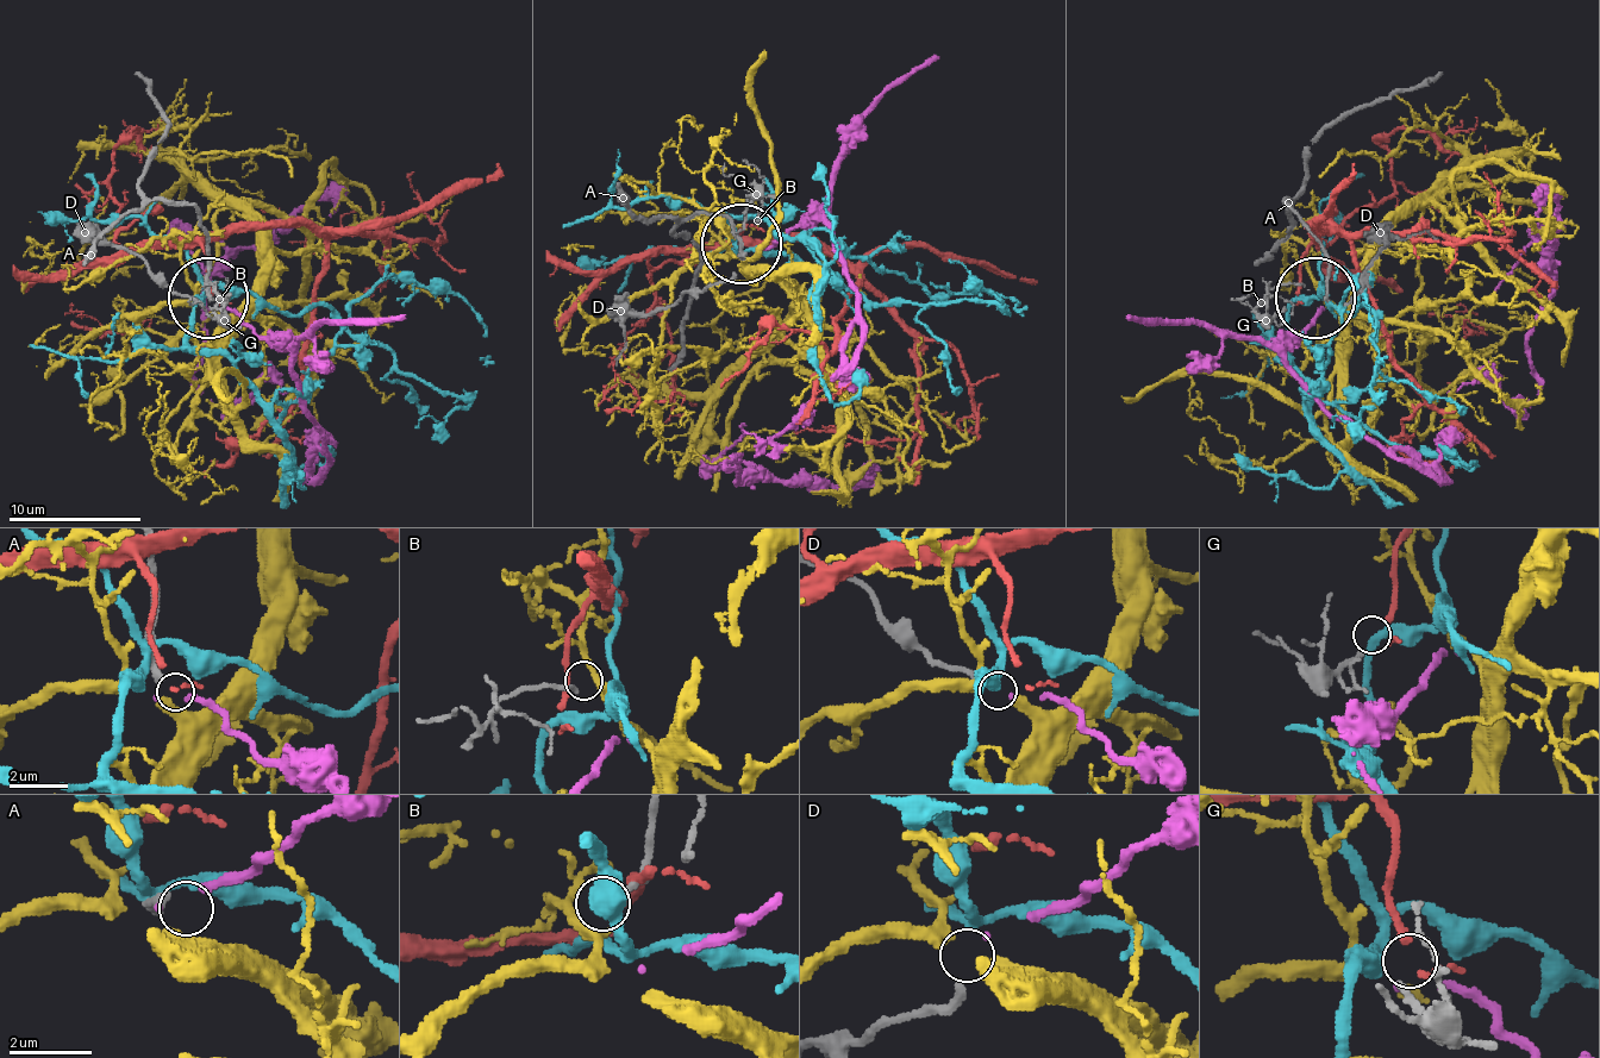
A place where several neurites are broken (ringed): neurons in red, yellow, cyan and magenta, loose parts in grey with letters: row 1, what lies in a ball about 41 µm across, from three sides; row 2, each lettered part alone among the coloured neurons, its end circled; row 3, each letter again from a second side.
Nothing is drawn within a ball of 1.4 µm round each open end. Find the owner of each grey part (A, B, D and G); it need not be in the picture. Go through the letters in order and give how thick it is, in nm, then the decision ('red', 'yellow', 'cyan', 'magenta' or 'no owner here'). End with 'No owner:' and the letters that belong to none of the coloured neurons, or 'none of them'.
A: calibre 240 nm; no owner here
B: calibre 150 nm; yellow
D: calibre 220 nm; magenta
G: calibre 170 nm; red
No owner: A

